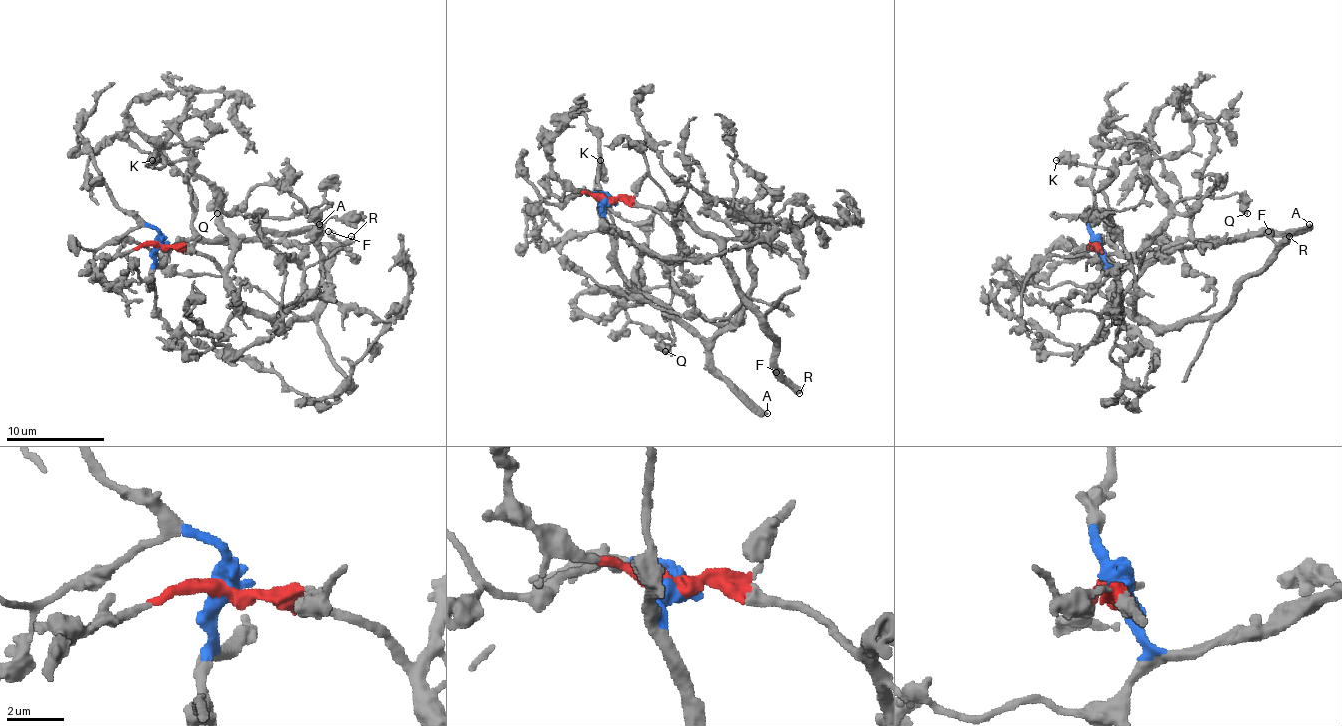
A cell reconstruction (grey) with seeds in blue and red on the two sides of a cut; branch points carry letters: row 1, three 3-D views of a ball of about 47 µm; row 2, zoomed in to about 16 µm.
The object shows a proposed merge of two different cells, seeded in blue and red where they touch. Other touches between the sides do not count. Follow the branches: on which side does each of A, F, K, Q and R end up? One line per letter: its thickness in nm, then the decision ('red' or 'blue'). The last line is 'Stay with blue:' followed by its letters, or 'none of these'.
A: 340 nm thick; blue
F: 500 nm thick; red
K: 440 nm thick; red
Q: 500 nm thick; red
R: 500 nm thick; red
Stay with blue: A

